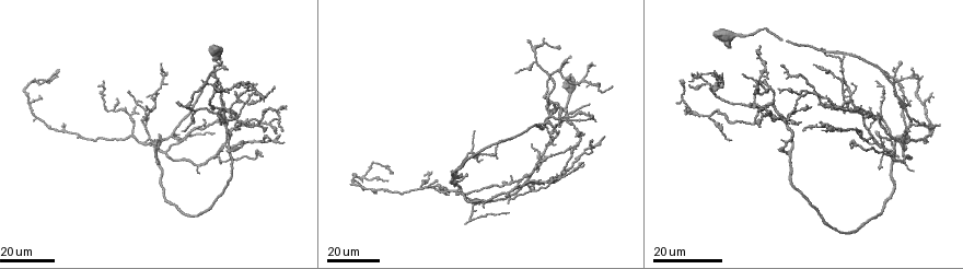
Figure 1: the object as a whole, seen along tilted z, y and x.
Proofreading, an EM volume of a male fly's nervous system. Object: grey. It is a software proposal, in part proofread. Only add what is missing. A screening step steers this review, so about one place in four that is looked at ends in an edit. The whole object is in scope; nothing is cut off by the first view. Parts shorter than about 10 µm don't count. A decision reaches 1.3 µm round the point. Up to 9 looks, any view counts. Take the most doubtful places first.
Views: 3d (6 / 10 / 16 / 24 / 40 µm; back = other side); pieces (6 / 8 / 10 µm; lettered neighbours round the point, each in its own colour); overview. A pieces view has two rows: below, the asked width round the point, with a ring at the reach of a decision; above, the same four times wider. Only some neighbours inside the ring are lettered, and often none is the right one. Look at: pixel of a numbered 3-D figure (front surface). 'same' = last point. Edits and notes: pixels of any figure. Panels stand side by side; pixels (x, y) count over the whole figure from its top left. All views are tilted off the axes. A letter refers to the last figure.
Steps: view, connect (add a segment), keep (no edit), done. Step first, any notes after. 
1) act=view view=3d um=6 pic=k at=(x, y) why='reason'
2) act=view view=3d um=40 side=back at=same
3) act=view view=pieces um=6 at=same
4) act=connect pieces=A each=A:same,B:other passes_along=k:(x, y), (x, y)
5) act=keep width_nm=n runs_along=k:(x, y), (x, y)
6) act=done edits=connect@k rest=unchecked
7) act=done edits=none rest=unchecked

act=view view=3d um=24 pic=1 at=(555, 132) why='free end'

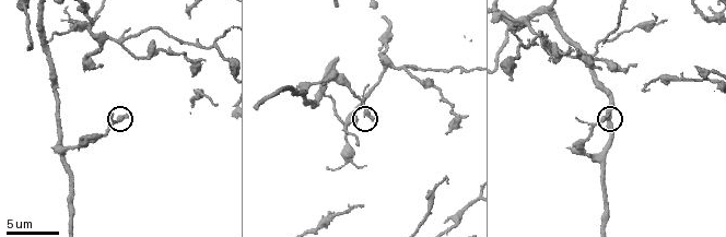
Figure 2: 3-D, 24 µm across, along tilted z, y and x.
act=view view=3d um=6 pic=2 at=(127, 114)

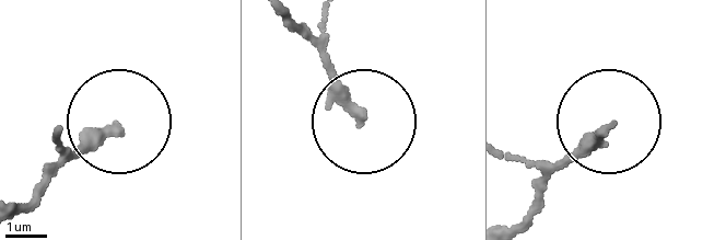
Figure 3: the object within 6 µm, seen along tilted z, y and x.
act=view view=pieces um=8 pic=3 at=(360, 118)

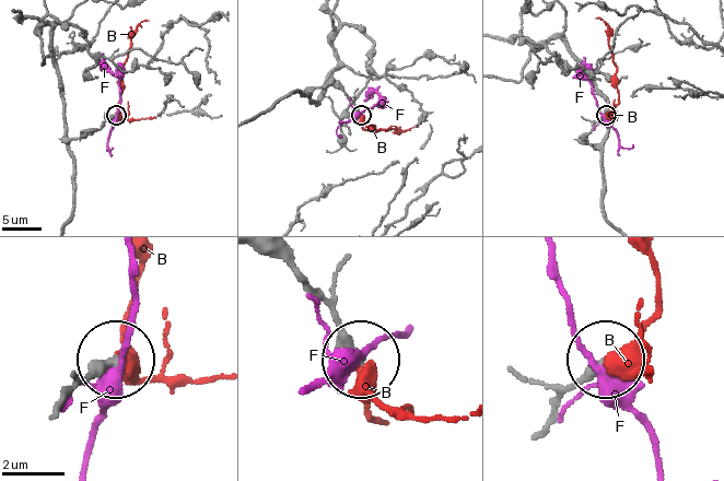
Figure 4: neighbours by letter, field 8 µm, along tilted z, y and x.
act=connect pieces=B each=B:same,F:other passes_along=4:(591, 130), (619, 100), (607, 25), (596, 19) found='the cell continues'

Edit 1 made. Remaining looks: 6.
act=view view=overview

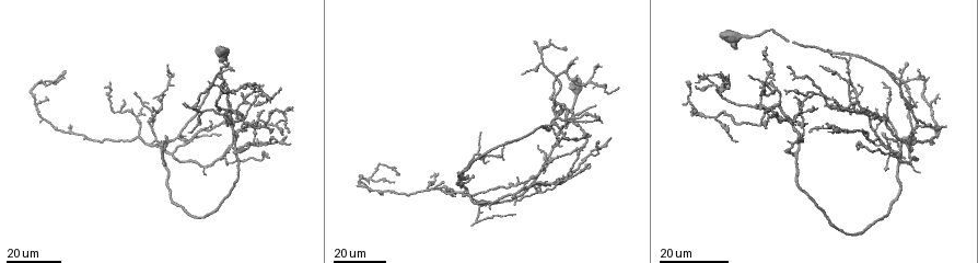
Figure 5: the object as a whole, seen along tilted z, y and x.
act=view view=3d um=24 pic=5 at=(695, 82)

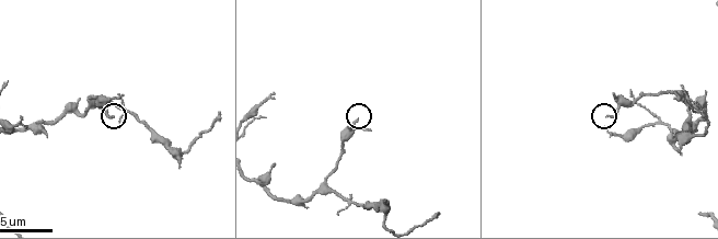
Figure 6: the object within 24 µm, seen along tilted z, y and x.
act=view view=3d um=10 pic=6 at=(113, 118)

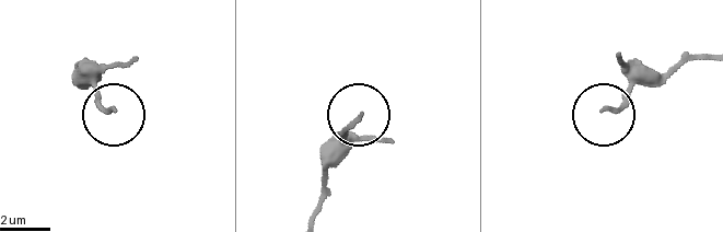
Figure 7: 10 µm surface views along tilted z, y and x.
act=view view=pieces um=8 pic=7 at=(607, 108) why='see the neighbours'

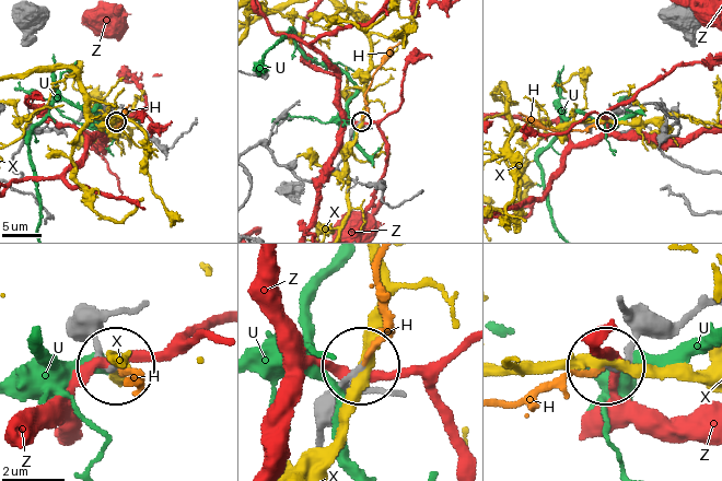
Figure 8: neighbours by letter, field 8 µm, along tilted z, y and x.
act=connect pieces=H each=H:same,U:other,X:other,Z:other found='the cell continues'

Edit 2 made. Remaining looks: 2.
act=done edits=connect@4,connect@8 rest=unchecked

